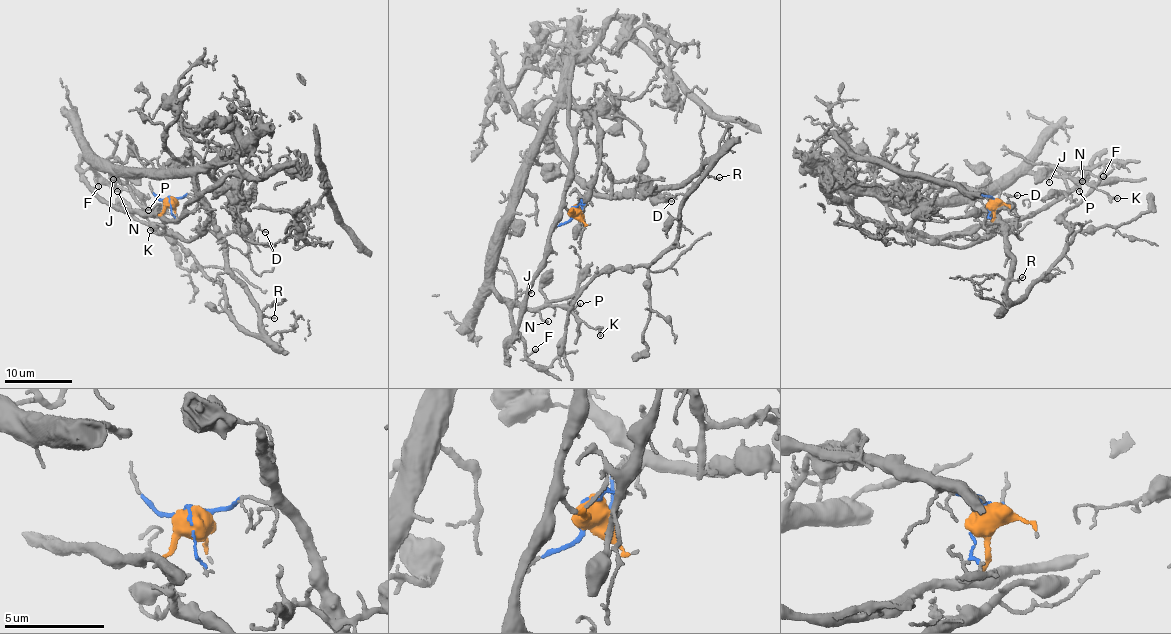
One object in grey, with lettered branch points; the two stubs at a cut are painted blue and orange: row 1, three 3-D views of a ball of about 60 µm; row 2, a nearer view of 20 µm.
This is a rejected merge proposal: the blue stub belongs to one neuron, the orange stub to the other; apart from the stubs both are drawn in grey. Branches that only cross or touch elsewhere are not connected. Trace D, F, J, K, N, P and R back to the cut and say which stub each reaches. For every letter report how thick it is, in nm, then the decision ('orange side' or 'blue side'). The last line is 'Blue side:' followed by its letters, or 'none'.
D: 110 nm thick; orange side
F: 120 nm thick; orange side
J: 120 nm thick; orange side
K: 170 nm thick; orange side
N: 190 nm thick; orange side
P: 80 nm thick; orange side
R: 110 nm thick; blue side
Blue side: R

